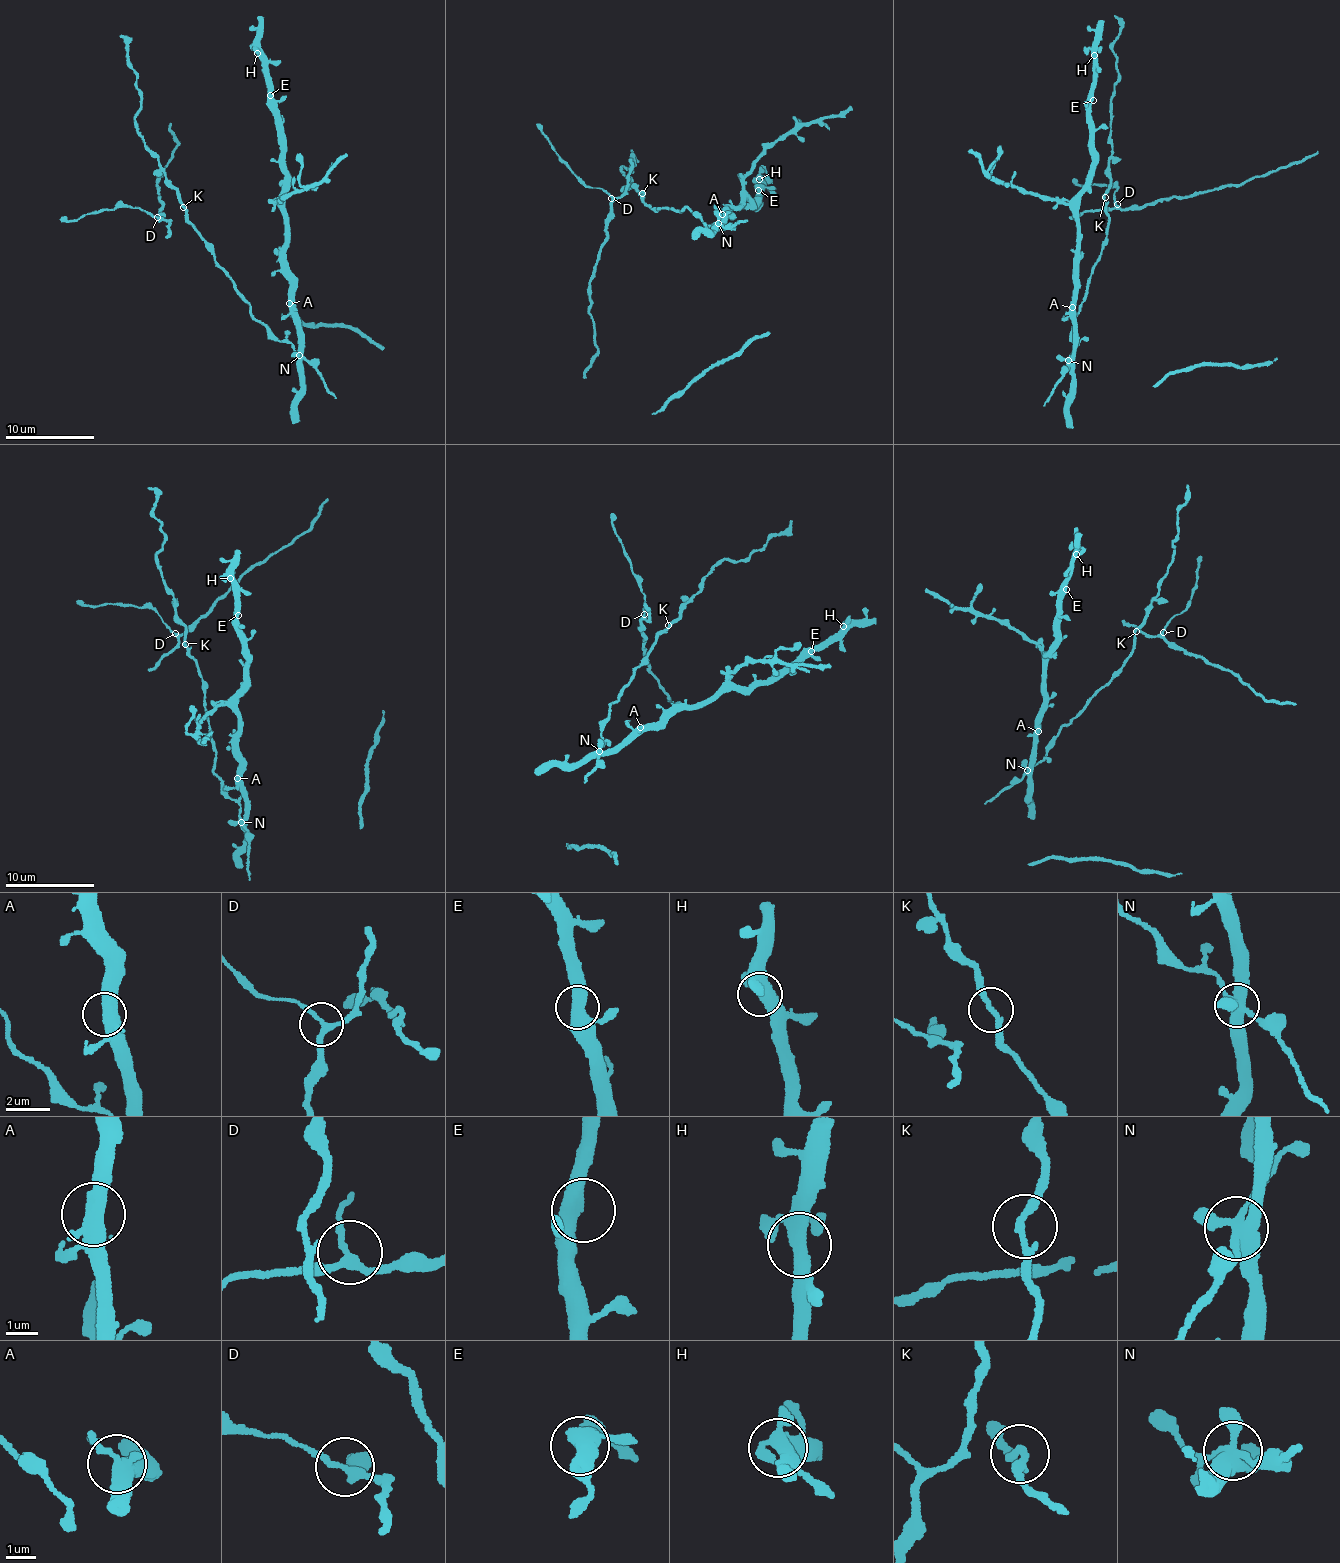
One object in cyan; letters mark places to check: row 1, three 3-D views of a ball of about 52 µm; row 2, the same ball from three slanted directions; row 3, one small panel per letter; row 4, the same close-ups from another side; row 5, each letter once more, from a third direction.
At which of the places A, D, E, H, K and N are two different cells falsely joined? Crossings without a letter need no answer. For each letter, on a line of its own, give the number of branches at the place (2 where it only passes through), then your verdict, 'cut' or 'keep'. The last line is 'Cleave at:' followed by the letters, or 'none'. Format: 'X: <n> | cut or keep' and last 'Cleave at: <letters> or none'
A: 4 | keep
D: 3 | keep
E: 3 | keep
H: 4 | keep
K: 2 | keep
N: 5 | cut
Cleave at: N

